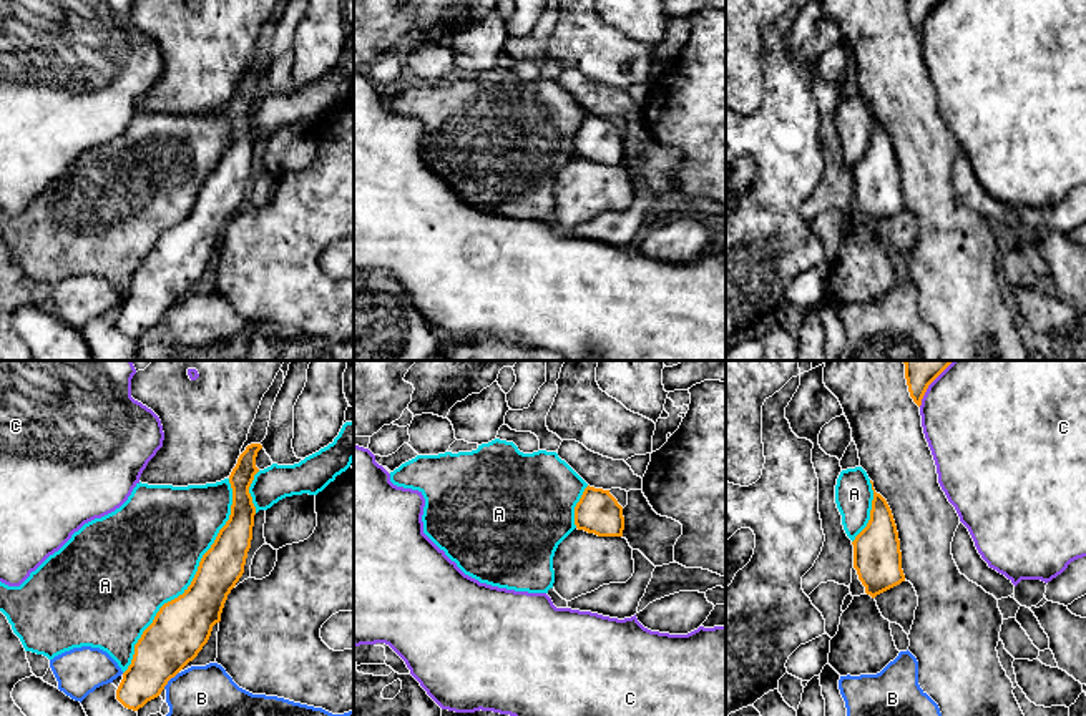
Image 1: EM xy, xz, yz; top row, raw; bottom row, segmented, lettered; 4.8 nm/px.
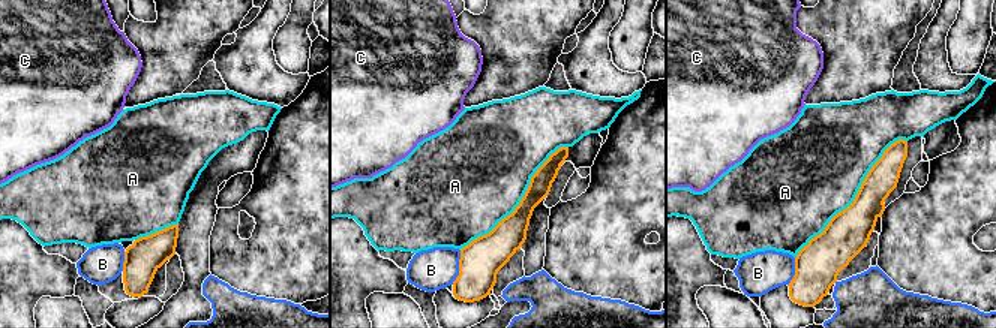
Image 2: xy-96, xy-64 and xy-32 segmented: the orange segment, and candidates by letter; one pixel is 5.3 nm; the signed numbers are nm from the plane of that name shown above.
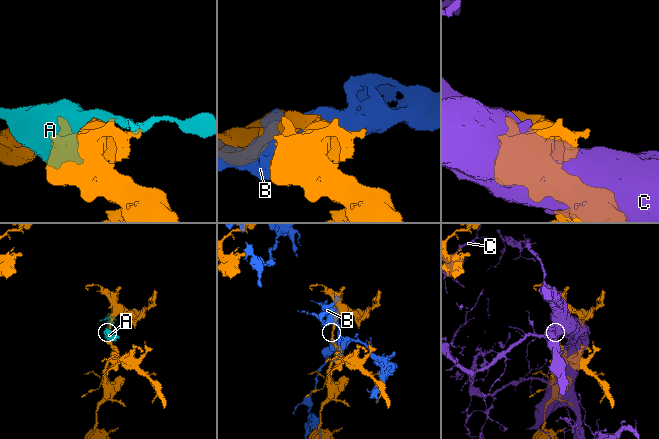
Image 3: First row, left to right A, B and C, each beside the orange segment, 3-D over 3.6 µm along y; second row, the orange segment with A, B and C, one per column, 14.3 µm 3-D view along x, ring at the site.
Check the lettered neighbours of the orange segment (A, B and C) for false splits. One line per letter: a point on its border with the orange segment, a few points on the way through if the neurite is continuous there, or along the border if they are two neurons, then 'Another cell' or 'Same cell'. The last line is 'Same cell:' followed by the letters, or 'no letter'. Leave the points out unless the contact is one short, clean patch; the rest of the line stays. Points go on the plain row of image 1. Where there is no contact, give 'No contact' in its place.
A: Touches orange at xy (193, 208). Another cell
B: Touches orange at xy (170, 306). Another cell
C: Touches orange at yz (927, 15). Another cell
Same cell: no letter

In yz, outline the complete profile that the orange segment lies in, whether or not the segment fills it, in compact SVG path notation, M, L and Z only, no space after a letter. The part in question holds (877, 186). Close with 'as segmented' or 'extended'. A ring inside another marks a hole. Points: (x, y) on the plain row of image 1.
M870 108L870 111L872 111L872 118L873 118L870 148L868 148L867 154L855 164L852 173L854 173L854 196L857 198L859 208L865 214L865 221L870 223L872 226L875 226L877 223L905 209L905 203L902 198L900 168L898 168L898 159L897 159L897 153L895 153L892 138L890 138L887 128L880 121L875 120L872 108Z; as segmented

